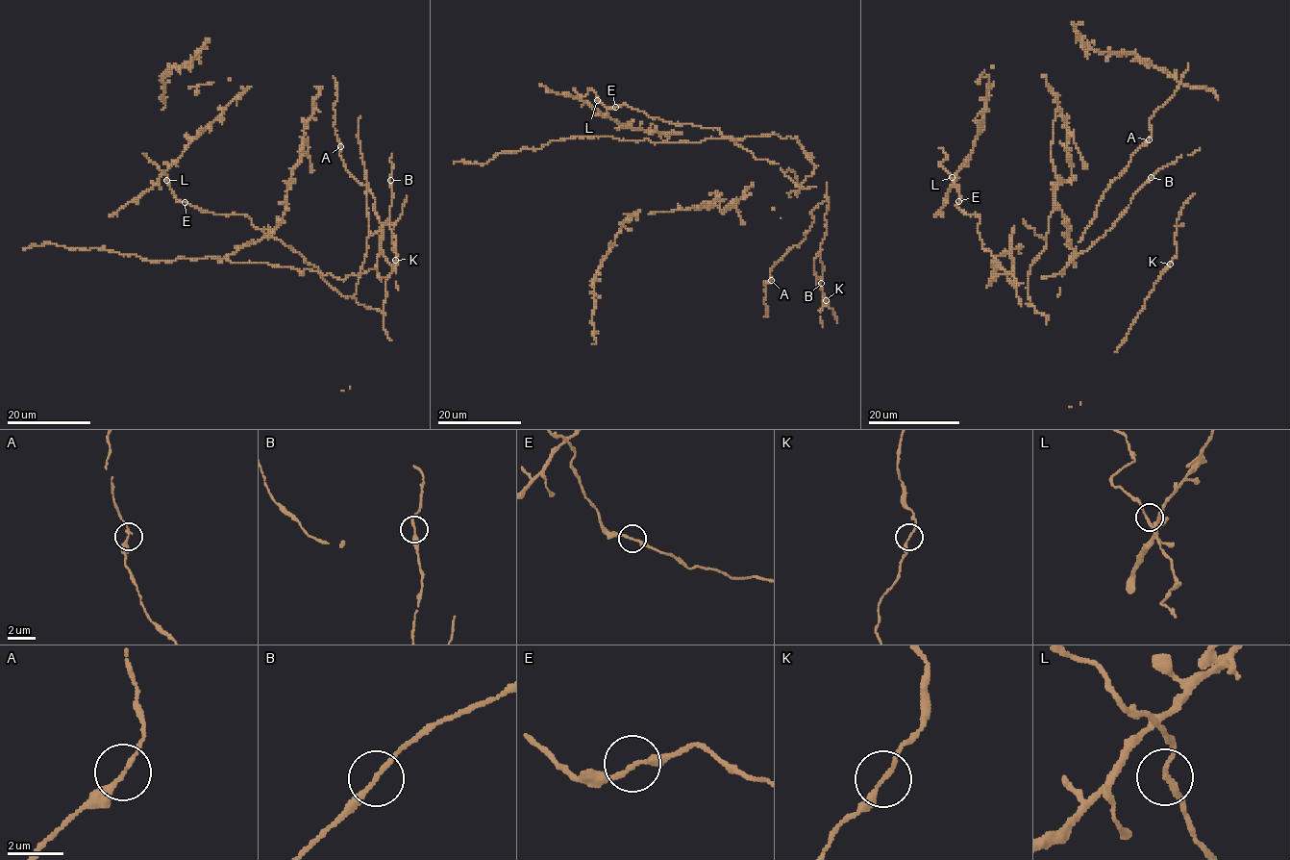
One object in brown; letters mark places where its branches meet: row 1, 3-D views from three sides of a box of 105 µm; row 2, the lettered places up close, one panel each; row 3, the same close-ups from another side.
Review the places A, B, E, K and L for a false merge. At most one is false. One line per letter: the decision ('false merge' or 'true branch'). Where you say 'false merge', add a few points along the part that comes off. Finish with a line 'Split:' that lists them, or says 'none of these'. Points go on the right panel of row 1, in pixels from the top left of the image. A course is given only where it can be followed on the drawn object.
A: true branch
B: true branch
E: true branch
K: true branch
L: true branch
Split: none of these

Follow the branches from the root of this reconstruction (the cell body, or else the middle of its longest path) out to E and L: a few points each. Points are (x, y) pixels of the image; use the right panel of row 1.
E: (1054, 171), (1029, 304), (982, 248), (978, 216), (958, 201)
L: (1054, 171), (1029, 304), (982, 248), (978, 216), (956, 206), (952, 177)

